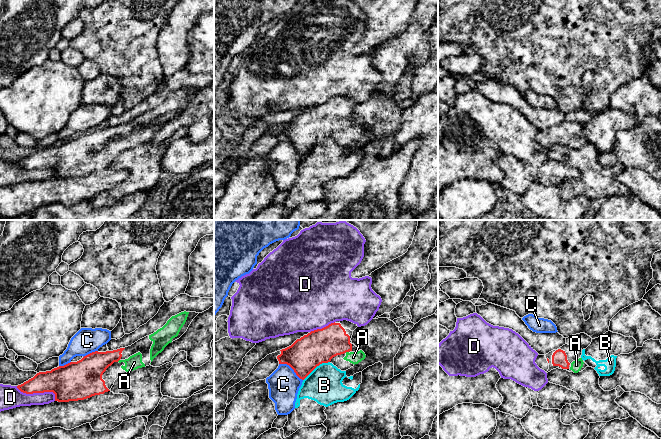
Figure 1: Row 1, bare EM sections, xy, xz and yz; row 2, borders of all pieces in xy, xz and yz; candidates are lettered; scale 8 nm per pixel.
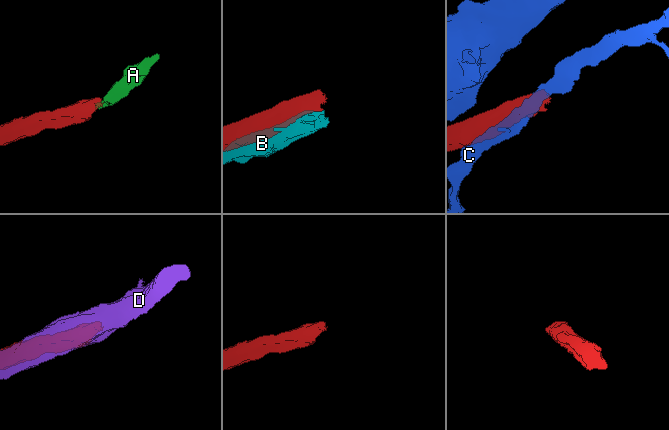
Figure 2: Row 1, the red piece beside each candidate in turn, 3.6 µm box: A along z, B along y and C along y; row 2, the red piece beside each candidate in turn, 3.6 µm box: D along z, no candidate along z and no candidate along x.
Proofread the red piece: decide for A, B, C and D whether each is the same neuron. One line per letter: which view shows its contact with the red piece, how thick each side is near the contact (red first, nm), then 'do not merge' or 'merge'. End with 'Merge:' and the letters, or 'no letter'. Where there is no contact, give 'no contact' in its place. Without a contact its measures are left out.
A: xz | 280/100 nm | merge
B: xz | 280/300 nm | do not merge
C: xz | 280/260 nm | do not merge
D: xy | 280/180 nm | do not merge
Merge: A

